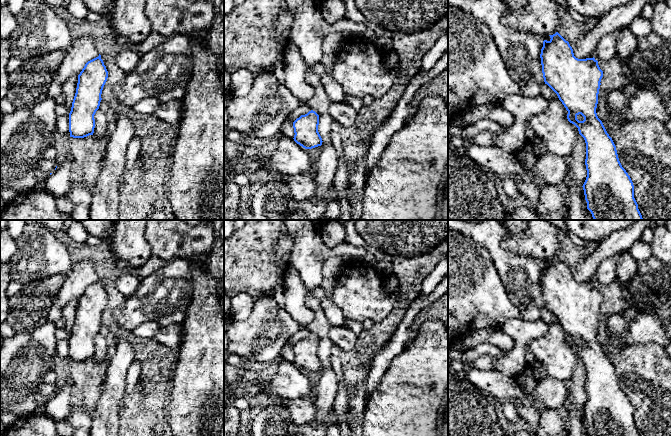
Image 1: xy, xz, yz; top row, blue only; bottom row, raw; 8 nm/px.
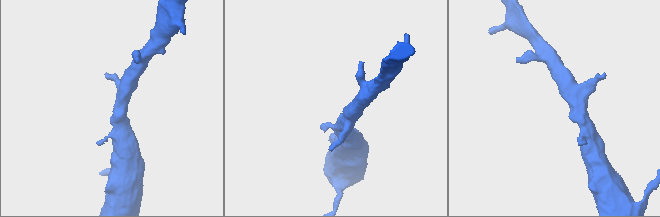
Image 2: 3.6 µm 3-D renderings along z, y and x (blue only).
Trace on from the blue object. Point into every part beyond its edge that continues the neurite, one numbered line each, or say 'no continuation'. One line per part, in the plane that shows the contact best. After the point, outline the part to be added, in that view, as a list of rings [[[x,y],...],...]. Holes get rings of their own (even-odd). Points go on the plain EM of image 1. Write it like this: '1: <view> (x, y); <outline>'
no continuation

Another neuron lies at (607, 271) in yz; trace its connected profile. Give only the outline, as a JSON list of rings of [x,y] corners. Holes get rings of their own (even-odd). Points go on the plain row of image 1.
[[[621,251],[609,258],[605,258],[593,276],[593,281],[597,285],[608,285],[617,279],[618,263],[621,256],[628,251]]]

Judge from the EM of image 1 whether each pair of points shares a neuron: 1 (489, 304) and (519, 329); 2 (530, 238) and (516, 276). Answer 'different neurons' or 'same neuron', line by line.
1: different neurons
2: different neurons

